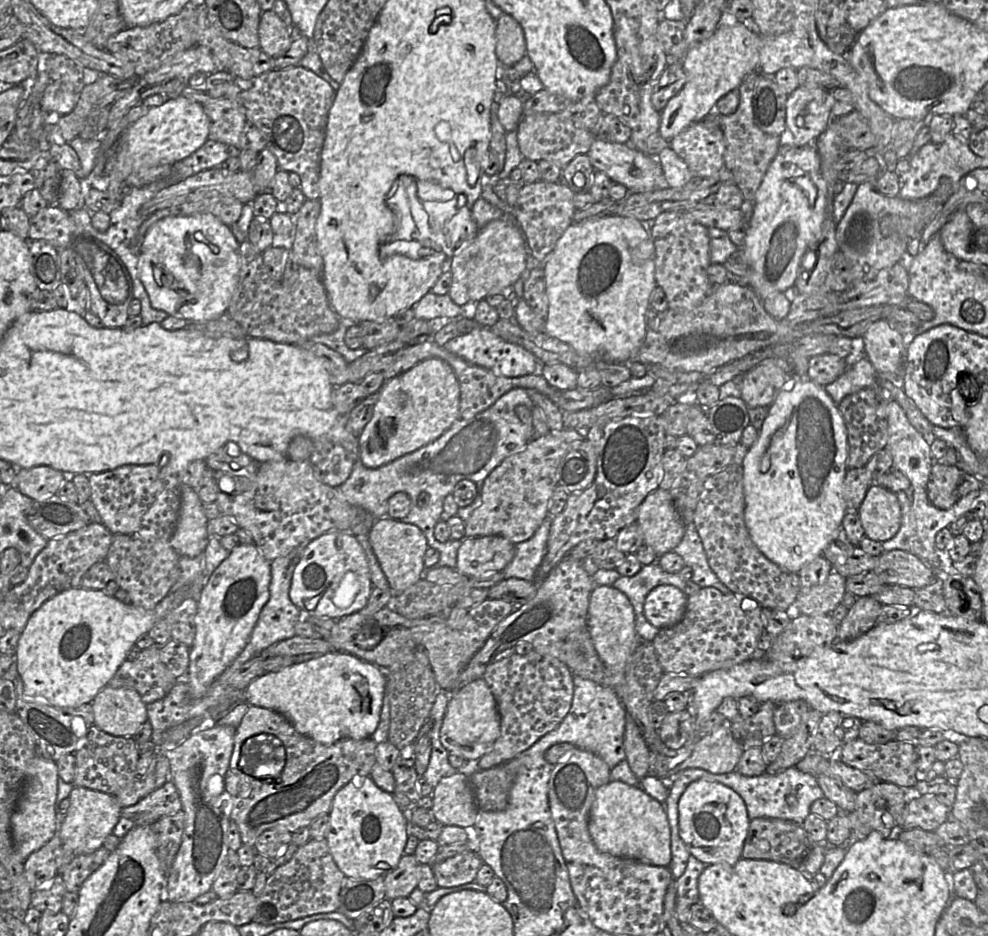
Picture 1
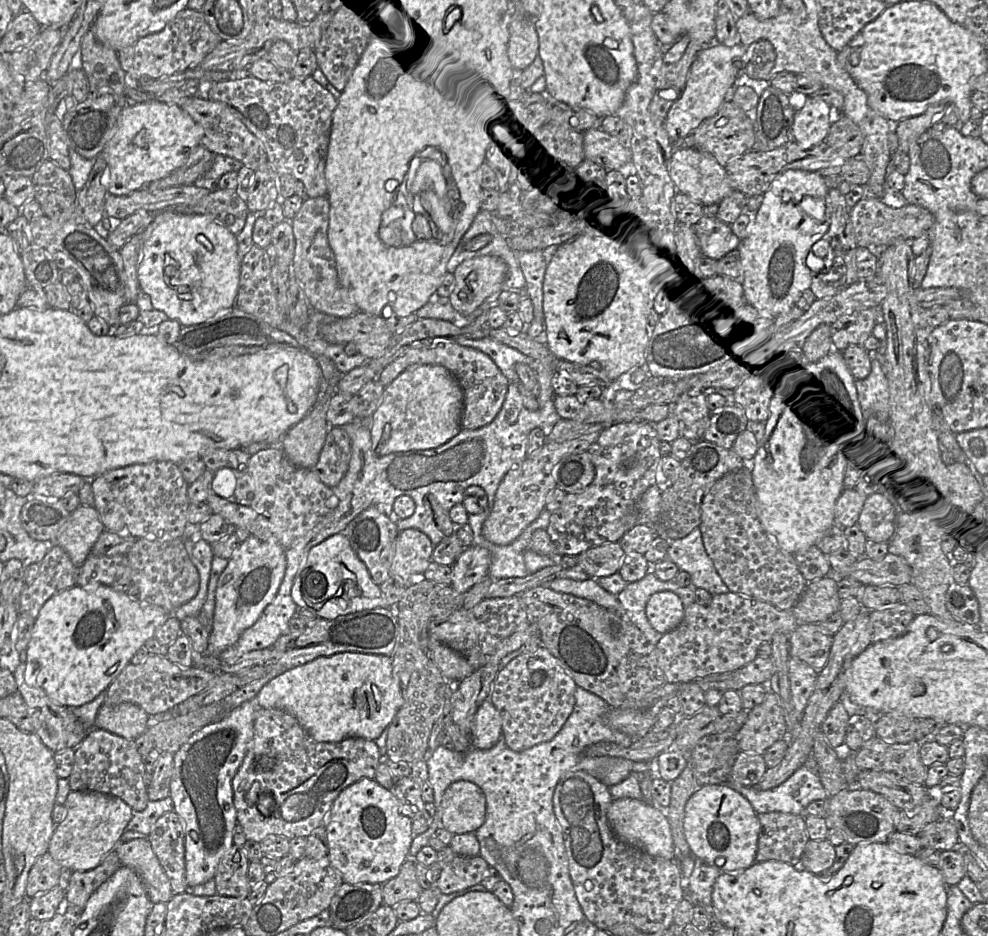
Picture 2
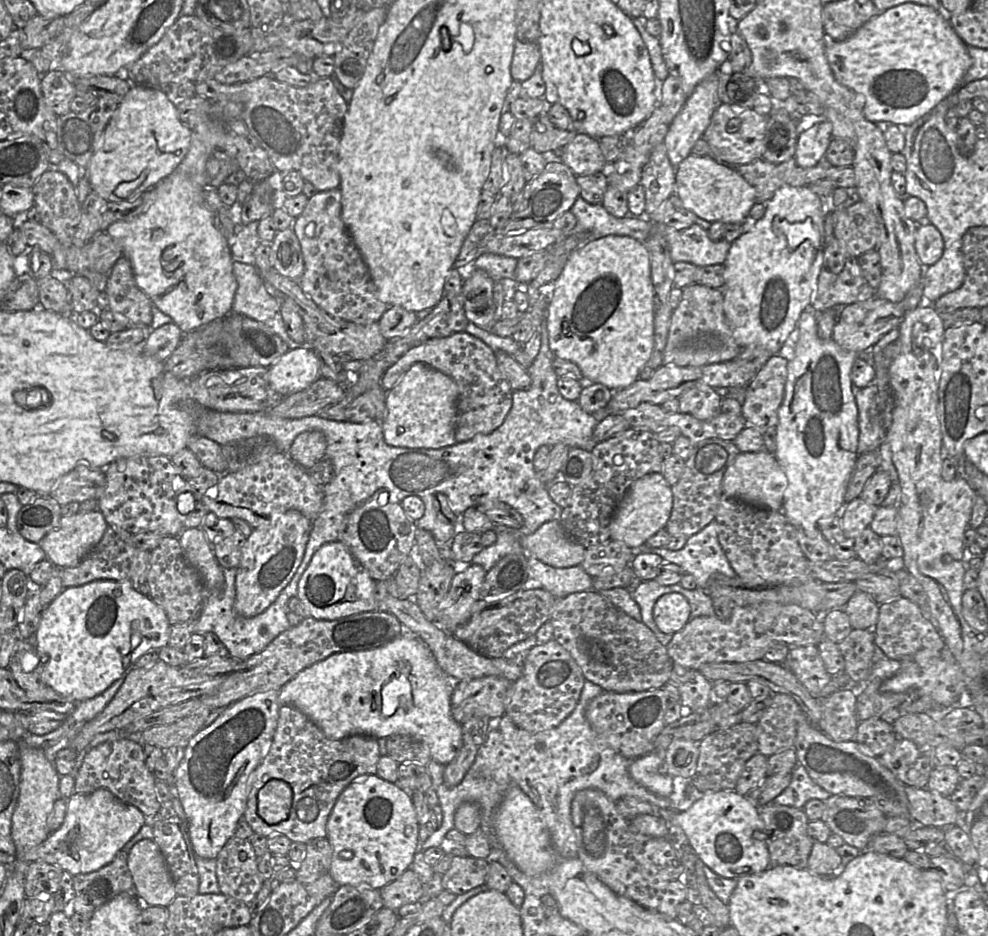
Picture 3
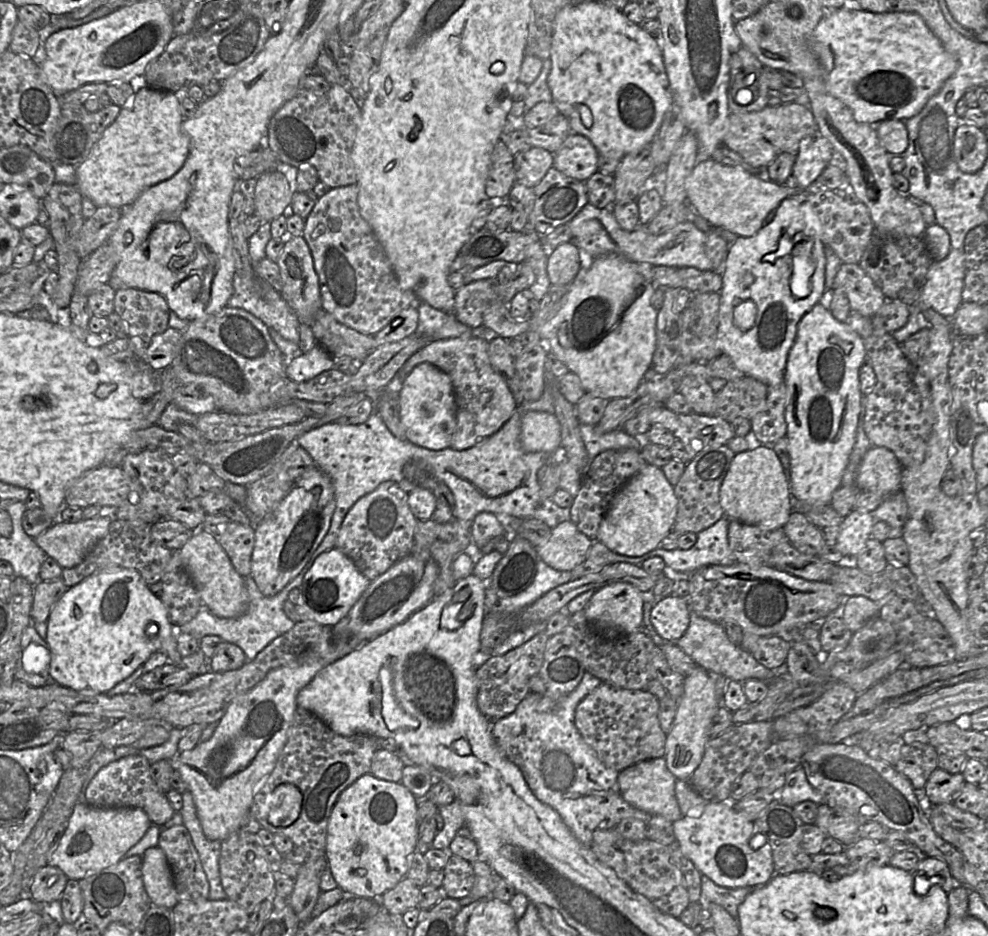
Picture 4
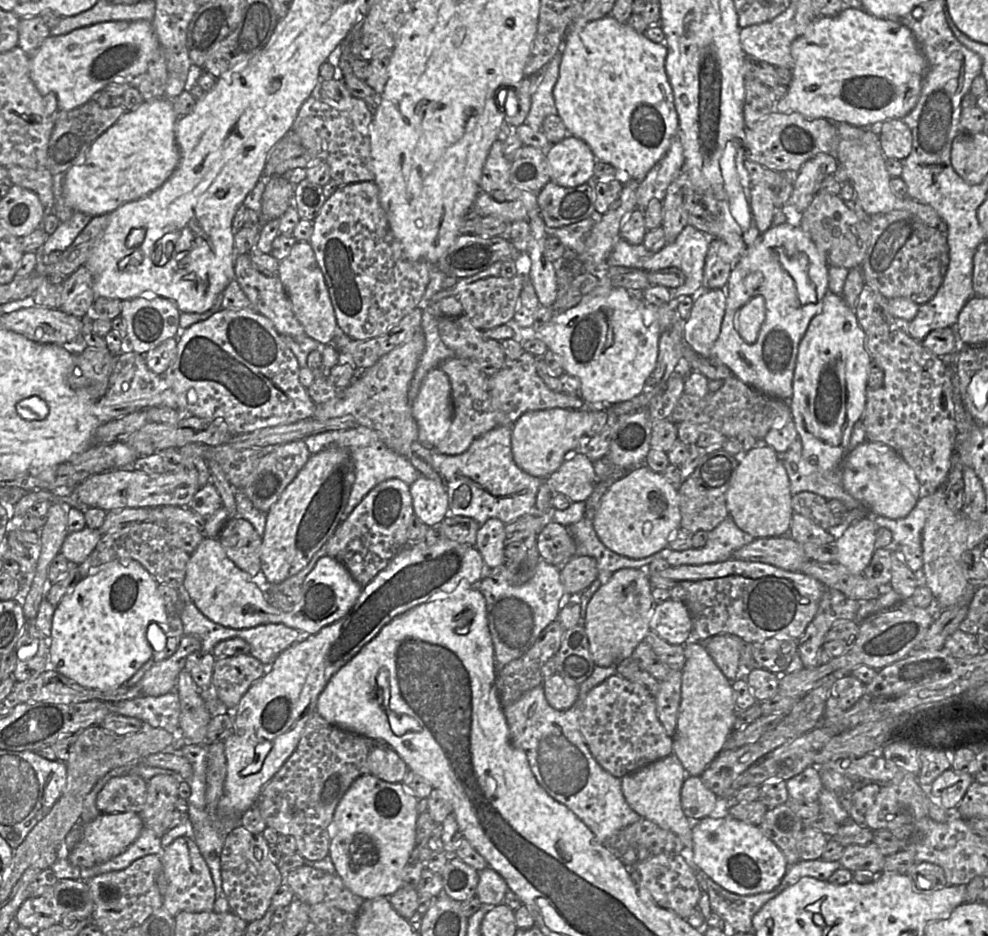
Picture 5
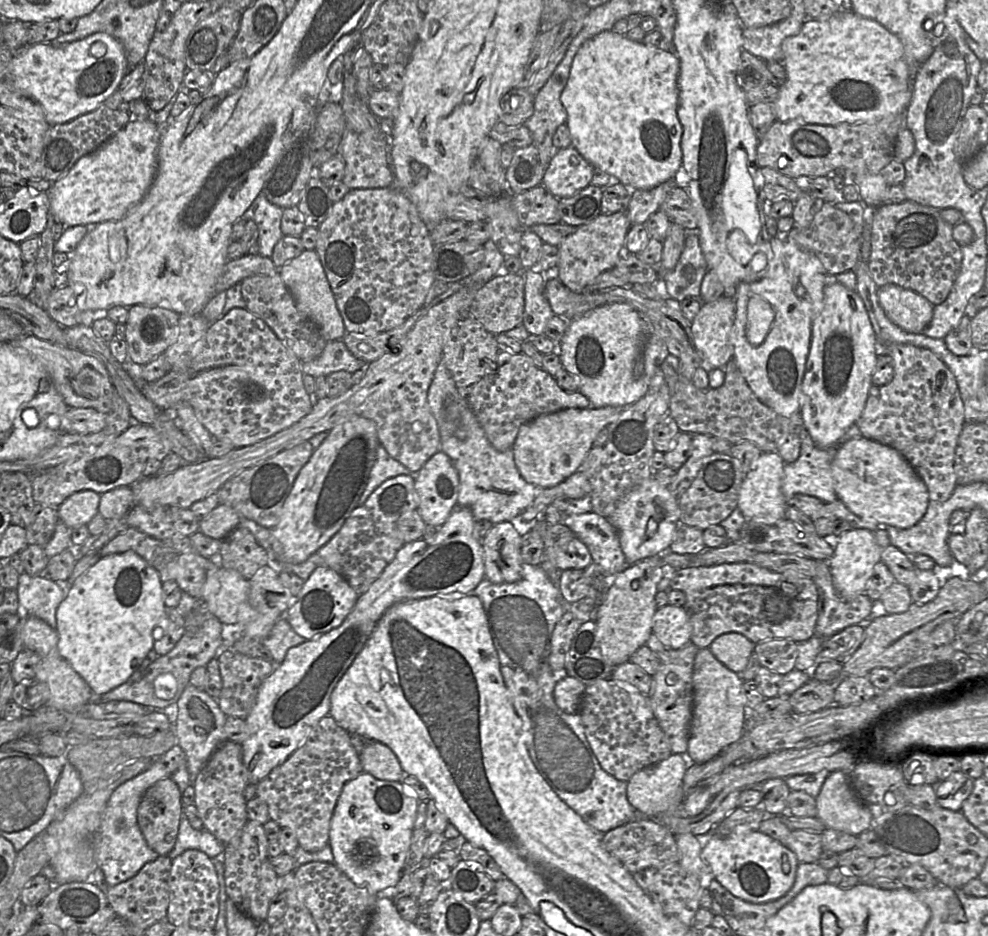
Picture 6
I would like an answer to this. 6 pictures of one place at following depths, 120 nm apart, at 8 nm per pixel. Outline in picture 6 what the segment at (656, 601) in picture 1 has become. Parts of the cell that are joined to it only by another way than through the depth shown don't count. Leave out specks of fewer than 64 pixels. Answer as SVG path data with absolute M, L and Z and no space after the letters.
M670 604L658 608L653 616L652 633L674 650L691 643L691 622L685 608Z

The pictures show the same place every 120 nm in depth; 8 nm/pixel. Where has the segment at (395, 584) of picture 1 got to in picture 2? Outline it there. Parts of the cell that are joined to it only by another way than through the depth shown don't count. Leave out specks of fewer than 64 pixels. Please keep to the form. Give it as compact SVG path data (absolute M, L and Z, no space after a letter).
M414 528L399 532L390 575L402 578L407 584L416 583L431 562L433 547L430 538Z

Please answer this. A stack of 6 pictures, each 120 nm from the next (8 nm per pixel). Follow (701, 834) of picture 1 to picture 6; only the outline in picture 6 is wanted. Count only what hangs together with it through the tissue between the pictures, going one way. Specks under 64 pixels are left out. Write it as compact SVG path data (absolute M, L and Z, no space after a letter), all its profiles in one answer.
M714 832L709 836L697 836L702 839L702 858L708 864L715 879L734 896L751 902L765 903L784 896L793 886L799 864L796 854L781 842L760 832L732 832L726 837L717 836Z

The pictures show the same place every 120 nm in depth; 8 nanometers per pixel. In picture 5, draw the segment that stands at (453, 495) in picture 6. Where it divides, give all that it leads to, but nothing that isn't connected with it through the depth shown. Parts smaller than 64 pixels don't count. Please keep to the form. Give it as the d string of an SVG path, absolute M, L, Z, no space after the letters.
M420 476L410 485L414 515L429 527L437 527L449 514L444 483Z

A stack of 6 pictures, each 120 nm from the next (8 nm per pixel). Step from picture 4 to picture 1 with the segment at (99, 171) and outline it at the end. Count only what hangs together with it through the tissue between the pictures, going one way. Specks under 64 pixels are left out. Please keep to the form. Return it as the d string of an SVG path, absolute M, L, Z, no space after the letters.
M178 96L150 108L146 115L130 125L115 146L116 164L108 176L108 193L123 197L125 179L141 167L173 165L189 157L209 139L209 128L204 106L185 97Z

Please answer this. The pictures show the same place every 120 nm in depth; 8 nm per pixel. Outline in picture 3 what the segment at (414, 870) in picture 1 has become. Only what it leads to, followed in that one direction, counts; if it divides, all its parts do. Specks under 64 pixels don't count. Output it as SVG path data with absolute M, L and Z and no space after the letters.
M407 869L397 880L379 890L383 906L395 912L403 905L418 902L423 895L423 885L412 869Z

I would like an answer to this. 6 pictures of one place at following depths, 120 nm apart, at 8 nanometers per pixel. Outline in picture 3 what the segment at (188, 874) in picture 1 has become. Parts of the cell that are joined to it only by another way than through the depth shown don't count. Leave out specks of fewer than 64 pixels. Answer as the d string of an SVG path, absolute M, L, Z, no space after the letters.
M279 690L248 695L223 709L208 727L202 728L185 747L184 757L174 773L178 797L187 818L187 831L195 855L216 859L227 841L235 835L238 821L243 818L248 793L252 788L251 773L265 758L277 727L280 703Z

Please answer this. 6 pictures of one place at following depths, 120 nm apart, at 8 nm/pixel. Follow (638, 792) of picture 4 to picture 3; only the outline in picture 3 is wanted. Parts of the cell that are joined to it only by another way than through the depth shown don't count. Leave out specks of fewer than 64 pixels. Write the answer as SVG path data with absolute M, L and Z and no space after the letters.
M656 752L634 759L629 766L630 776L651 792L669 797L673 791L673 777L659 772L663 759Z

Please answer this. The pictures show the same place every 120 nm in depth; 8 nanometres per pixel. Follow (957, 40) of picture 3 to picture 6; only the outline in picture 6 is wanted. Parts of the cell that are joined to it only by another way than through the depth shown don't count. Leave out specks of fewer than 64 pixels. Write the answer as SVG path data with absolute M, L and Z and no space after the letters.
M839 11L829 17L816 17L805 19L799 32L789 36L782 42L782 65L786 70L786 81L779 87L779 94L774 102L776 120L789 121L801 118L805 123L838 125L855 123L875 123L889 116L905 113L913 94L913 80L910 77L908 66L904 58L904 49L897 36L888 31L878 22L859 16L853 11Z

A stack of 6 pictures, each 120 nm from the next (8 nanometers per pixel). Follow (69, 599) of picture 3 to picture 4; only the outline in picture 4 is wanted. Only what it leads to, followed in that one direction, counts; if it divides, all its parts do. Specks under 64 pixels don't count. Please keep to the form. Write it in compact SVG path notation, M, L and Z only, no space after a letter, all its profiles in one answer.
M121 569L115 572L102 572L92 575L84 579L79 584L70 587L66 593L59 599L59 601L52 608L47 619L47 636L46 643L50 651L50 661L48 666L48 673L53 681L63 687L70 688L84 696L95 696L105 694L117 684L128 678L136 669L142 667L147 659L156 651L163 652L168 656L168 663L171 665L179 665L181 655L177 650L177 631L180 626L173 626L168 617L167 611L159 598L157 598L150 590L141 575L130 569Z

